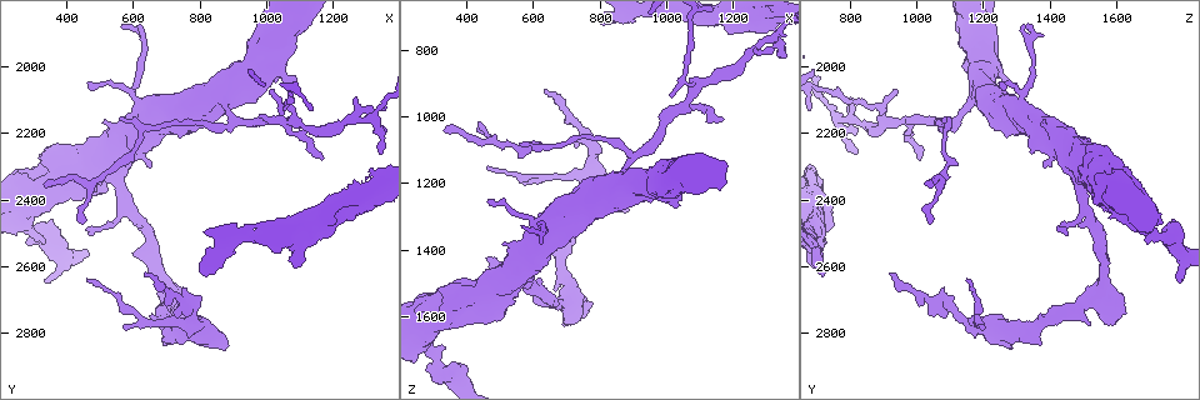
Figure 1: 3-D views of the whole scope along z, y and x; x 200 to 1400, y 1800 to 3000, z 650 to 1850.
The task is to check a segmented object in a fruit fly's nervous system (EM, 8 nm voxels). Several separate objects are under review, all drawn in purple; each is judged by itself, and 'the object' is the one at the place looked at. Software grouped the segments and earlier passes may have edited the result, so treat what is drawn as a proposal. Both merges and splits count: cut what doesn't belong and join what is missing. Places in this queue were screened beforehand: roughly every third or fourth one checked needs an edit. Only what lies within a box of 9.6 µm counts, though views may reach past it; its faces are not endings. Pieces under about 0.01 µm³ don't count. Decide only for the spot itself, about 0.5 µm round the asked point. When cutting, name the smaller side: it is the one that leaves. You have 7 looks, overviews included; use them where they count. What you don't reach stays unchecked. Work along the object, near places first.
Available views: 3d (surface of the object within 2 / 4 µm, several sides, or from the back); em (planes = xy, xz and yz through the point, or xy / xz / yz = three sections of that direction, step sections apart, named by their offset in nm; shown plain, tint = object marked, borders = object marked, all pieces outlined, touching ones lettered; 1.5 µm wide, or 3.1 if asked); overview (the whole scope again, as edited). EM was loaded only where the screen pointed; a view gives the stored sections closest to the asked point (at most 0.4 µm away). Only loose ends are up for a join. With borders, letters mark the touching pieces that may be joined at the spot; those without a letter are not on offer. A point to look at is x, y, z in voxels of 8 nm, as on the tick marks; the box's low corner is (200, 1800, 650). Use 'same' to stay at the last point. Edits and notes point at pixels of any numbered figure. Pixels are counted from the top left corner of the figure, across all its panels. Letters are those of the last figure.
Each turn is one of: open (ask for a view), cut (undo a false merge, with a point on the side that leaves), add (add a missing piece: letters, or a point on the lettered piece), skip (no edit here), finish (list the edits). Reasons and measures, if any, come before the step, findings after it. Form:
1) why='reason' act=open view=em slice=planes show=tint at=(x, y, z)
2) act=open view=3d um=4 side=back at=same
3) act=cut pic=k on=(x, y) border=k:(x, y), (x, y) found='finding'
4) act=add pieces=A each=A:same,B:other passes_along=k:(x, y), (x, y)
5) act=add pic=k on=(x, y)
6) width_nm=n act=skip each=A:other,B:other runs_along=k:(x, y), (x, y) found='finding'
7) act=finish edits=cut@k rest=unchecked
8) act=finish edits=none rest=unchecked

act=open view=3d um=2 at=(440, 2470, 1050)

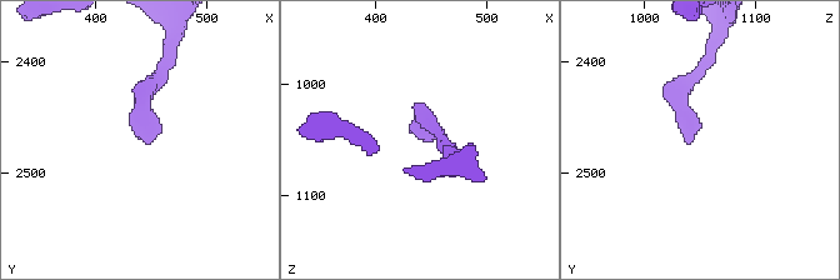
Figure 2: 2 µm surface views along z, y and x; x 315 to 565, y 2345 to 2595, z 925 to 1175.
why='shape alone is not enough' act=open view=em slice=xz step=4 show=borders at=(438, 2468, 1046)

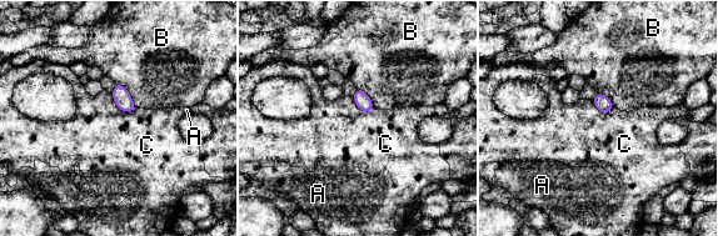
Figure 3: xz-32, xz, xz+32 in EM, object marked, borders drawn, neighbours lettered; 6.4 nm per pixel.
act=open view=em slice=planes show=borders at=same

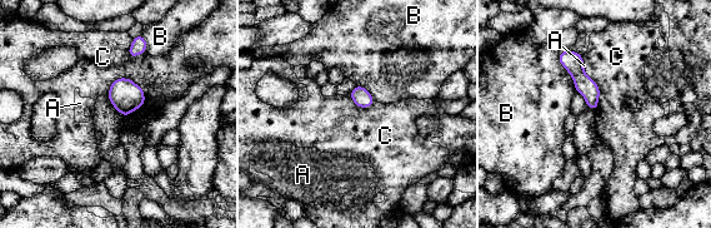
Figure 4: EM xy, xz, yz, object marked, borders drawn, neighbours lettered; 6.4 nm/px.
width_nm=120 act=skip each=A:other,B:other,C:other border=4:(139, 87), (116, 78), (106, 95) found='none of them fits'

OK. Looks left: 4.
why='tapers out' act=open view=3d um=2 at=(570, 2150, 1090)

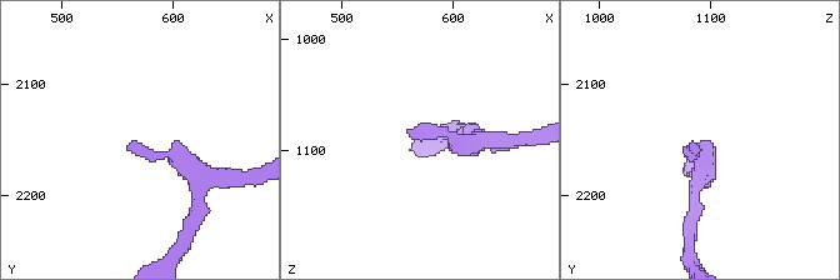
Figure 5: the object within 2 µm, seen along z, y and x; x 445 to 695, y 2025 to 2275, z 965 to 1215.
act=open view=em slice=yz step=8 show=tint at=(562, 2152, 1086)

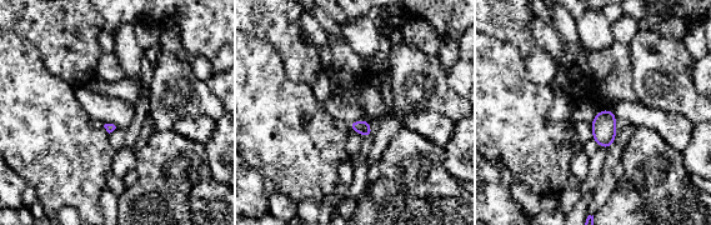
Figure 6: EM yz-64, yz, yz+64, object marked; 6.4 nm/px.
why='cut it another way' act=open view=em slice=xy step=8 show=borders at=same

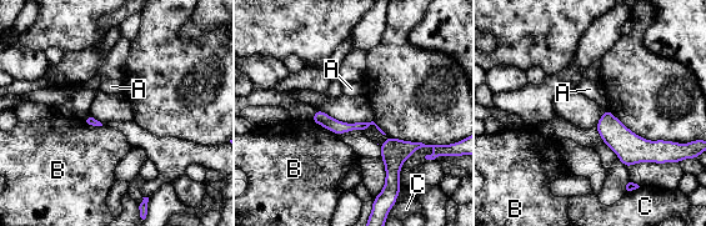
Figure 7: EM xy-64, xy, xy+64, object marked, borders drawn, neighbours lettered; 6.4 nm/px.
act=skip each=A:other,B:other,C:other runs_along=7:(315, 117), (335, 126), (364, 125) found='none of them fits'

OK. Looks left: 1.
act=finish edits=none rest=unchecked

